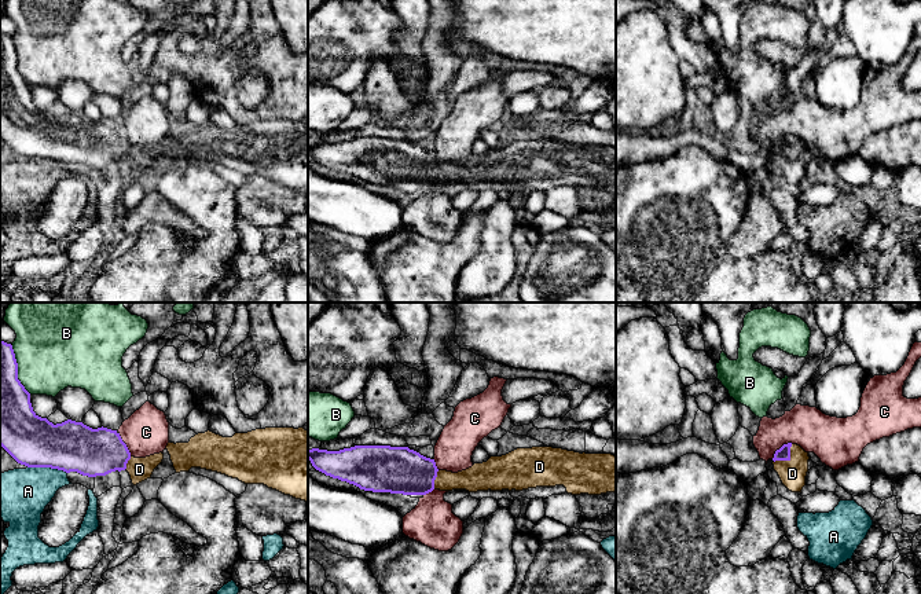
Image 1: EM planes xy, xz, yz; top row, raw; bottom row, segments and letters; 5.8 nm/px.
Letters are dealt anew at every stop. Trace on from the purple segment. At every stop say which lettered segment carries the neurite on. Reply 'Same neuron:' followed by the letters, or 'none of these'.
Same neuron: D

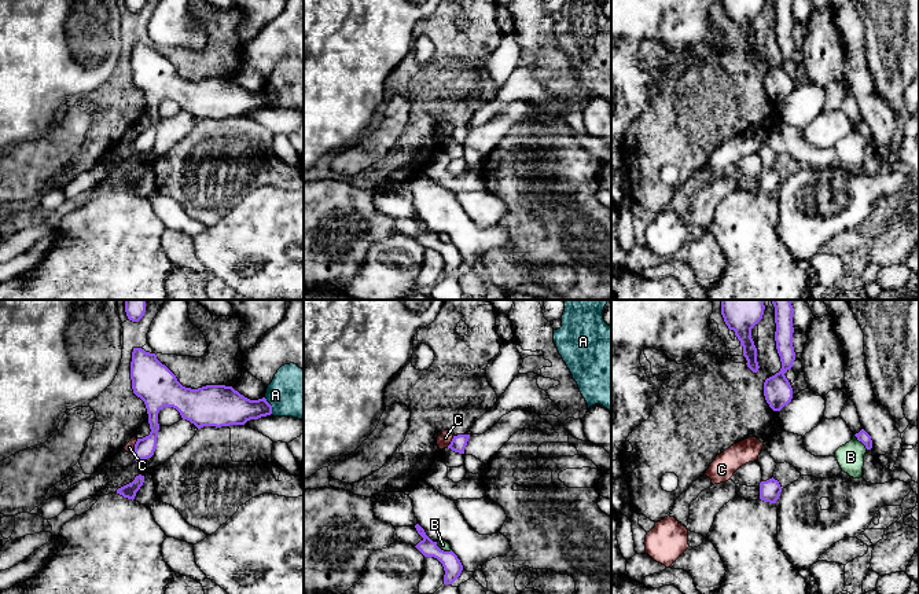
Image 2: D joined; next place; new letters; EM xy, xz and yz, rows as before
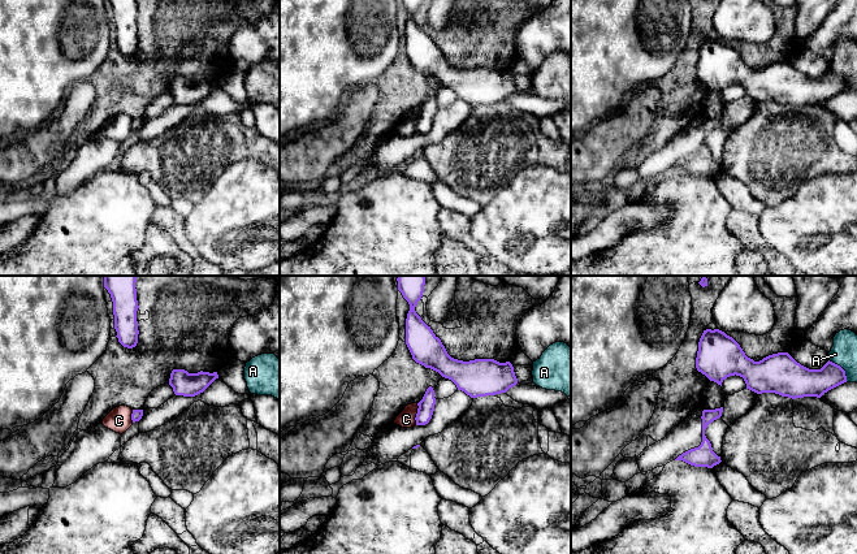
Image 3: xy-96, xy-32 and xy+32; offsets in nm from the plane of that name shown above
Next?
Same neuron: none of these

